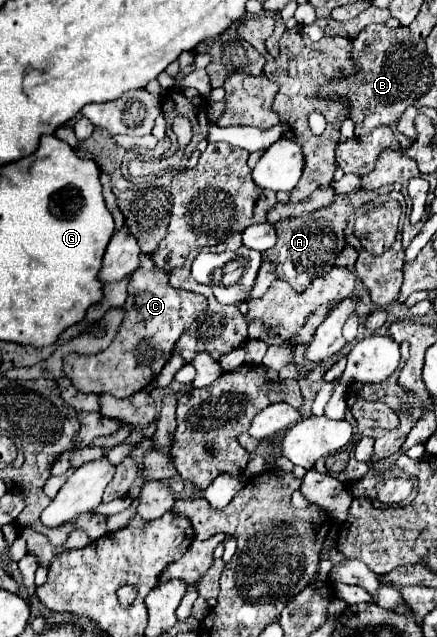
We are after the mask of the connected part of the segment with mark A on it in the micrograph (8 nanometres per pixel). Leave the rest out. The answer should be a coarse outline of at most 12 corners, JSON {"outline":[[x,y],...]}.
{"outline":[[361,195],[275,223],[263,255],[301,293],[335,265]]}

